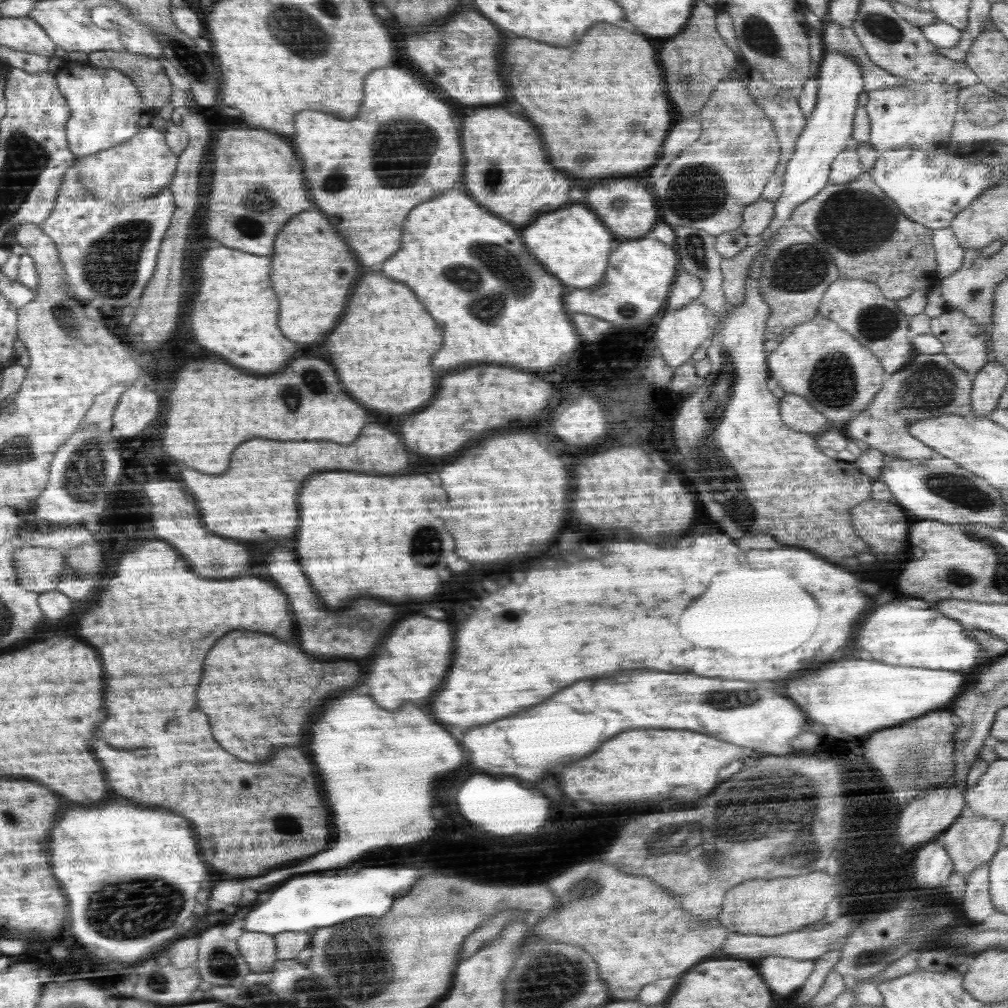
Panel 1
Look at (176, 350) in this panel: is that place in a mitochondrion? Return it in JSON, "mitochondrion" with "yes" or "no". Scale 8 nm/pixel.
{"mitochondrion":"no"}

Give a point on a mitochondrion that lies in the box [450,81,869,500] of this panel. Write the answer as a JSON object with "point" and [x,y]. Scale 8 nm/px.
{"point":[698,192]}

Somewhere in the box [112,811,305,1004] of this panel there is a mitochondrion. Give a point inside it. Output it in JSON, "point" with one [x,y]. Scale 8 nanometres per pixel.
{"point":[222,964]}

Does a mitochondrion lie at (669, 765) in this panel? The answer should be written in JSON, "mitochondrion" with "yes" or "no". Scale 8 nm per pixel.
{"mitochondrion":"no"}

